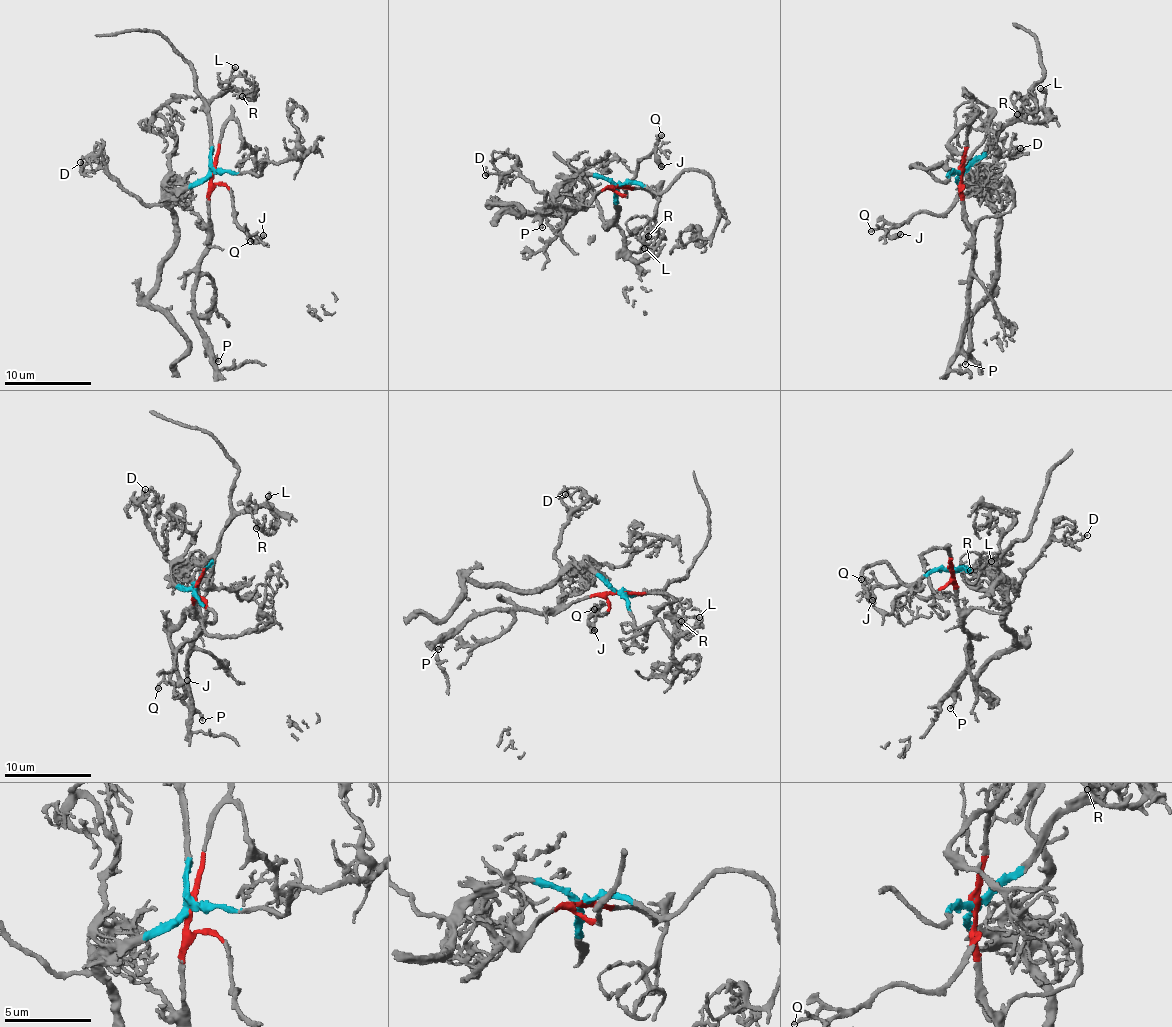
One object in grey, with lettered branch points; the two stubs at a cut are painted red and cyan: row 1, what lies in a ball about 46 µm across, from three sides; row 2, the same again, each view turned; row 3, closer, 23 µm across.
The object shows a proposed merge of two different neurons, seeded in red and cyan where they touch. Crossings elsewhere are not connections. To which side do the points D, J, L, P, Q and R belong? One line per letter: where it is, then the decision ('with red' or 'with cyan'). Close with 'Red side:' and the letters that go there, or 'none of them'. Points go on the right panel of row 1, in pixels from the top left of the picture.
D: at (1020, 148); with cyan
J: at (900, 234); with red
L: at (1040, 88); with cyan
P: at (965, 364); with red
Q: at (871, 231); with red
R: at (1017, 114); with cyan
Red side: J, P, Q

